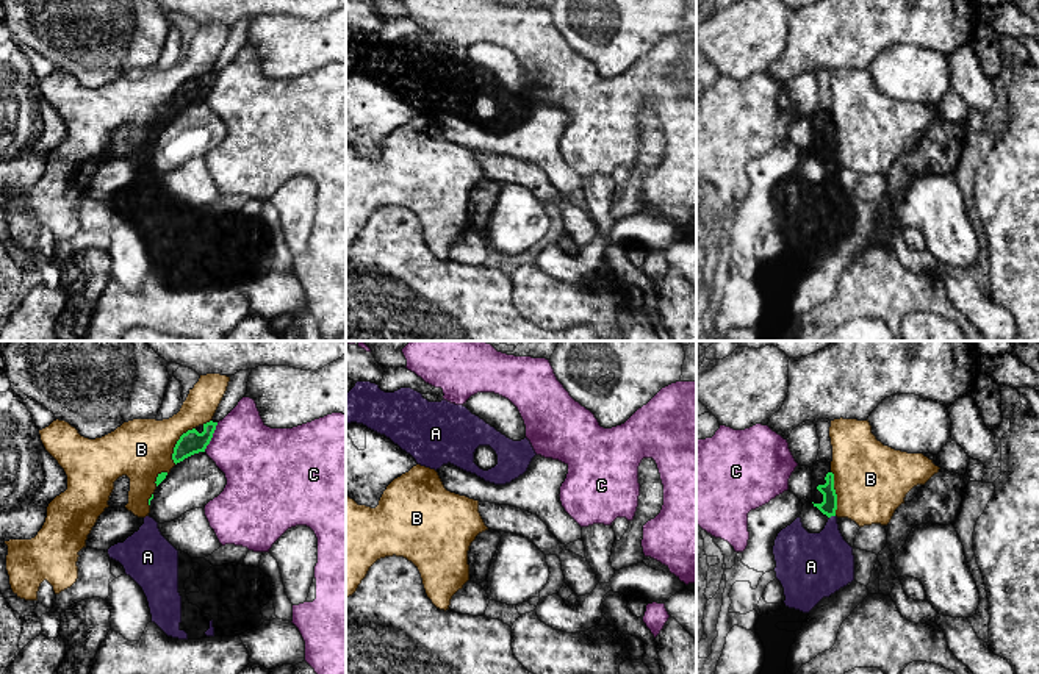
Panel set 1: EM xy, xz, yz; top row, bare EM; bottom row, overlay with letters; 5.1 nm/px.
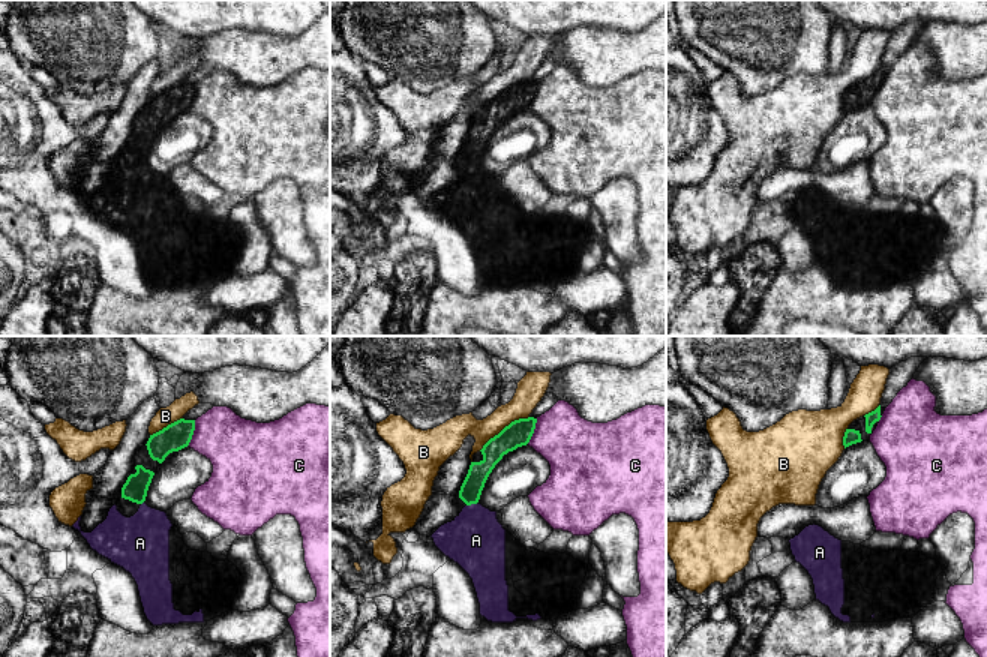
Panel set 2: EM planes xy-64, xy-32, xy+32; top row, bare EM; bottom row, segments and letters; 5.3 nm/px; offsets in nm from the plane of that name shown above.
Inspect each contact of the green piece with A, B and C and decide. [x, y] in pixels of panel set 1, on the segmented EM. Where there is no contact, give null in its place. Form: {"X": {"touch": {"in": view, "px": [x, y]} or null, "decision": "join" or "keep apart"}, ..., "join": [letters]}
{"A": {"touch": {"in": "yz", "px": [831, 515]}, "decision": "join"}, "B": {"touch": {"in": "yz", "px": [834, 493]}, "decision": "keep apart"}, "C": {"touch": {"in": "xy", "px": [212, 437]}, "decision": "keep apart"}, "join": ["A"]}

